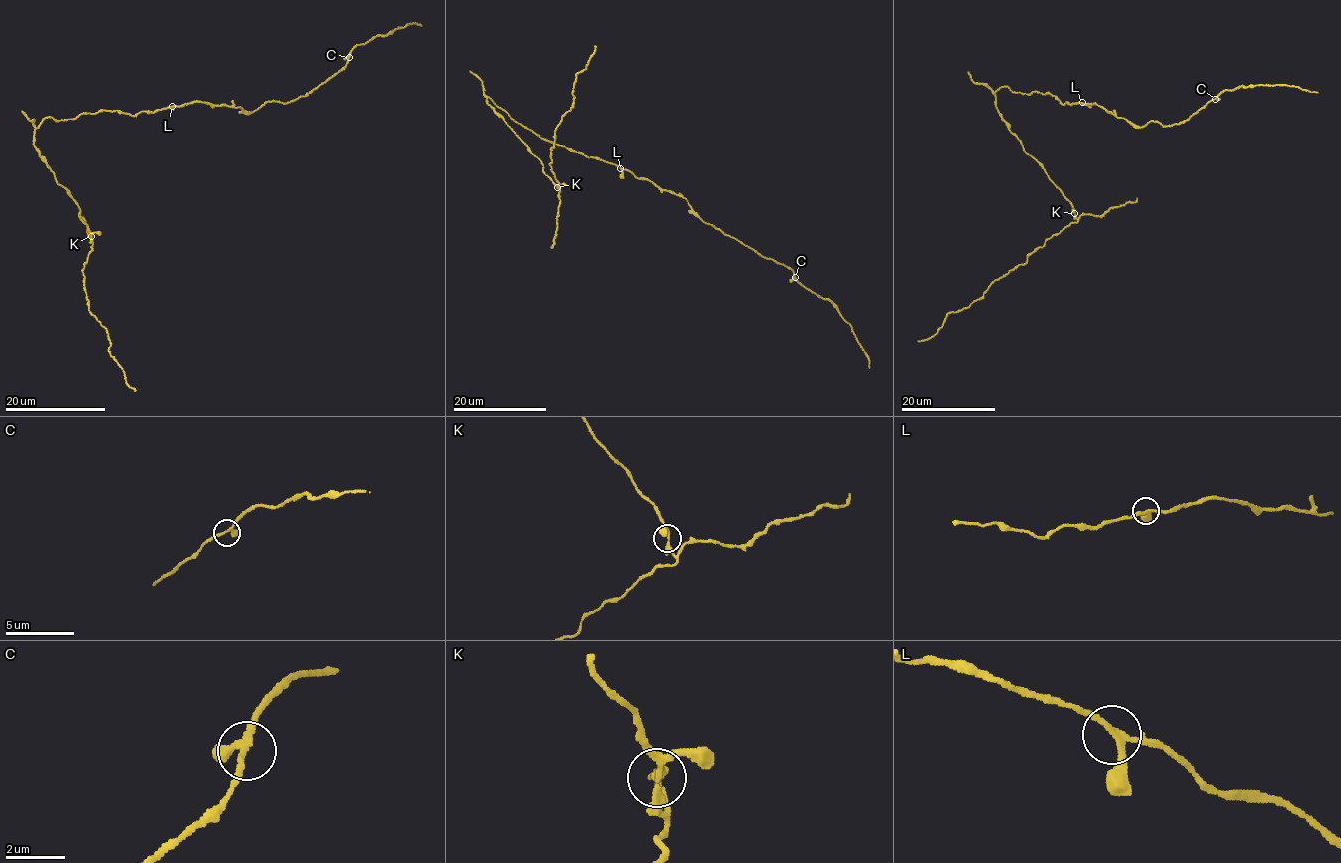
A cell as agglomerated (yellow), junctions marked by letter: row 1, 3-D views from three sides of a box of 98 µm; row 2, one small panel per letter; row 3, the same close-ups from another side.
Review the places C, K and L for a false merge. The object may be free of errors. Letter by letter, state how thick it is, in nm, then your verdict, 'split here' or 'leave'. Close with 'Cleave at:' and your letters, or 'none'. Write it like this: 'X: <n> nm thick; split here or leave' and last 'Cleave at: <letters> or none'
C: 200 nm thick; leave
K: 190 nm thick; split here
L: 190 nm thick; leave
Cleave at: K

